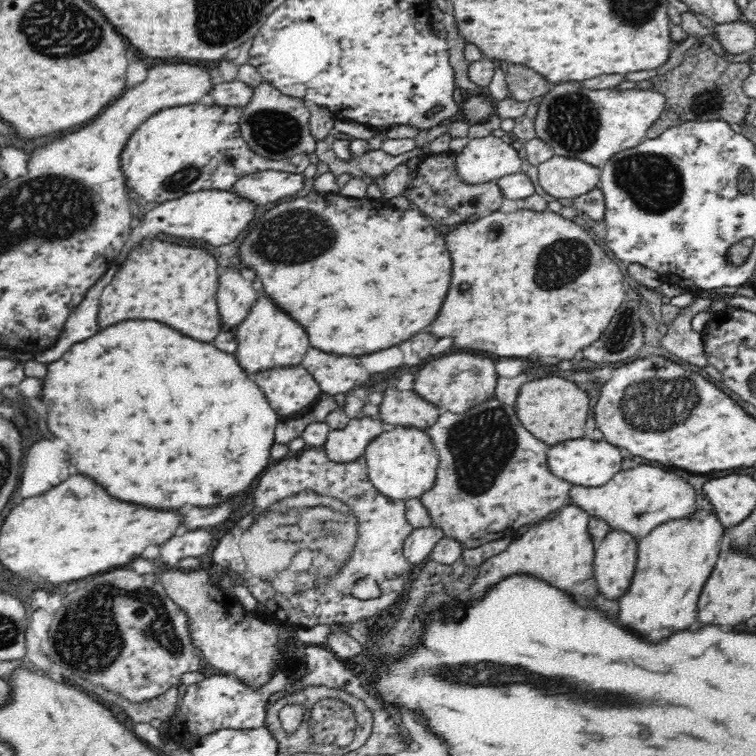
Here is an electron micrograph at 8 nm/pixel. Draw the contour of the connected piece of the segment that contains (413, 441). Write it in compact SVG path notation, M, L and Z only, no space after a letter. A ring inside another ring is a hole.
M387 427L366 445L363 456L370 481L388 499L418 498L434 486L439 455L427 431L416 427Z

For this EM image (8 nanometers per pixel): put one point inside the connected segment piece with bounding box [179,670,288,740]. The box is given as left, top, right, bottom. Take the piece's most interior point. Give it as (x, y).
(221, 701)

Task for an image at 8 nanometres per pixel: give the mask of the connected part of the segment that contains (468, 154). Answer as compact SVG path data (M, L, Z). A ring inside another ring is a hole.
M488 135L470 139L459 153L454 153L456 171L467 185L497 181L502 176L520 171L519 148L506 143L502 137Z

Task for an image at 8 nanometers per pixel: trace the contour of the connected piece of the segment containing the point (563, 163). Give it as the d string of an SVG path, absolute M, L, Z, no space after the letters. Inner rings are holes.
M556 154L537 167L538 184L558 199L572 200L596 189L601 175L600 168L586 161Z

